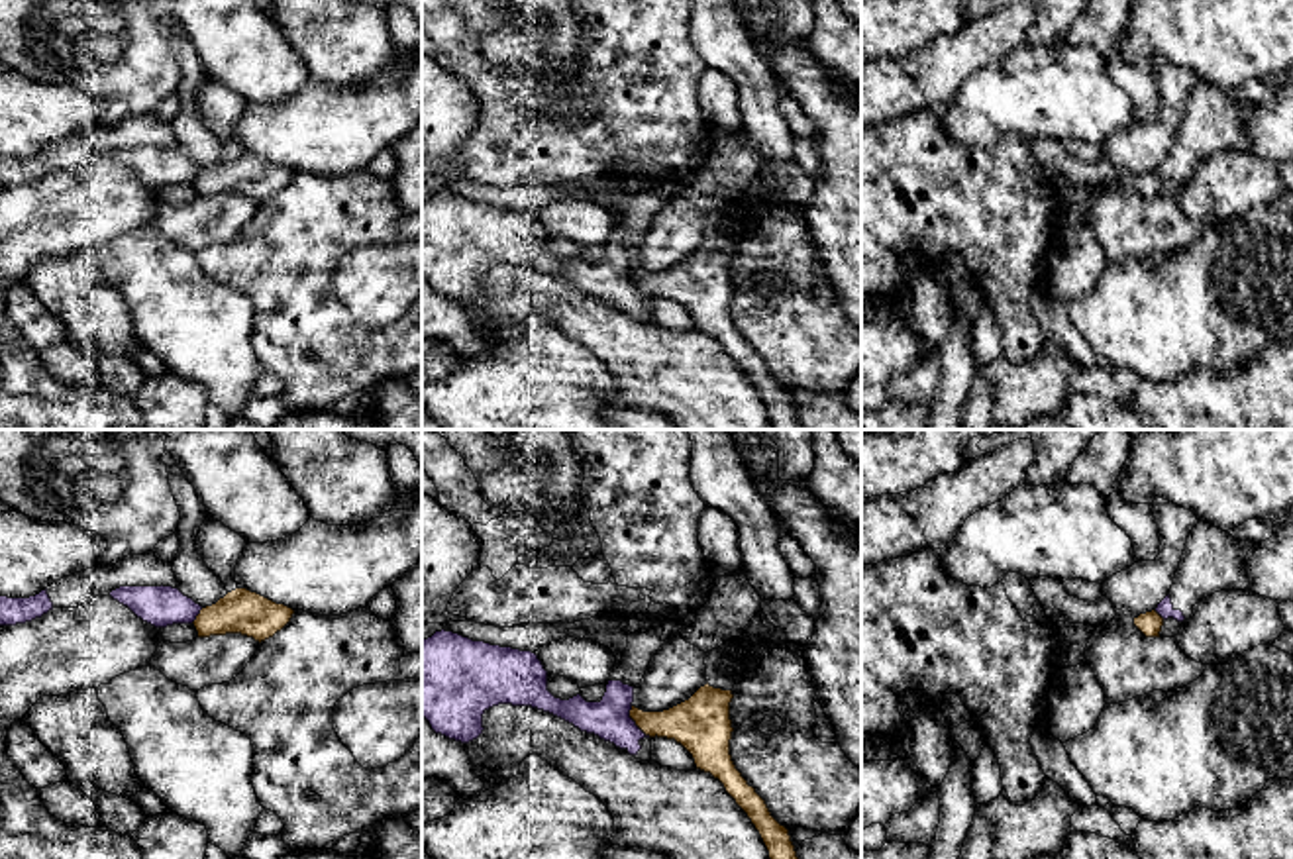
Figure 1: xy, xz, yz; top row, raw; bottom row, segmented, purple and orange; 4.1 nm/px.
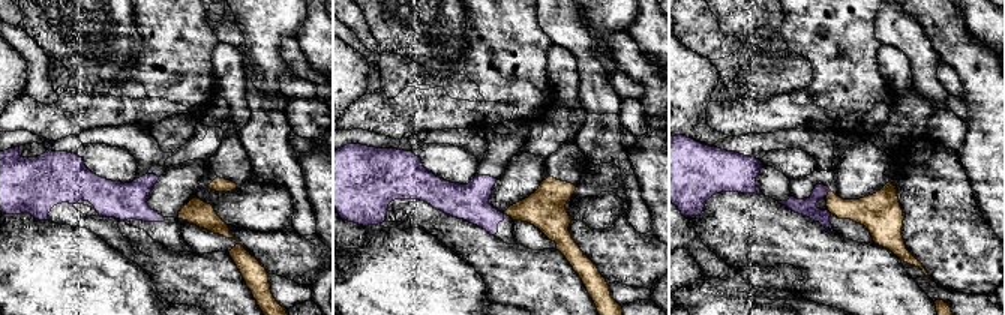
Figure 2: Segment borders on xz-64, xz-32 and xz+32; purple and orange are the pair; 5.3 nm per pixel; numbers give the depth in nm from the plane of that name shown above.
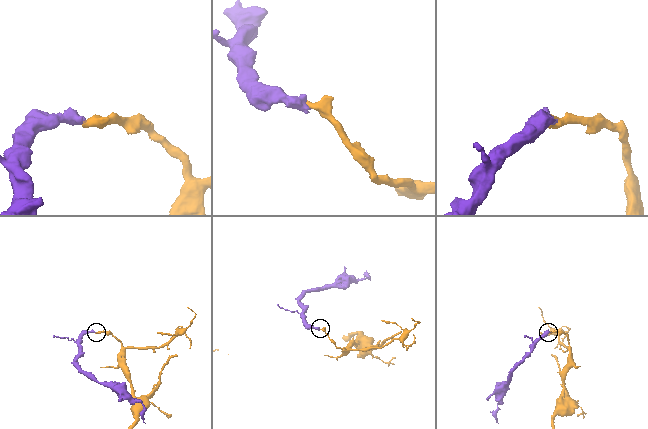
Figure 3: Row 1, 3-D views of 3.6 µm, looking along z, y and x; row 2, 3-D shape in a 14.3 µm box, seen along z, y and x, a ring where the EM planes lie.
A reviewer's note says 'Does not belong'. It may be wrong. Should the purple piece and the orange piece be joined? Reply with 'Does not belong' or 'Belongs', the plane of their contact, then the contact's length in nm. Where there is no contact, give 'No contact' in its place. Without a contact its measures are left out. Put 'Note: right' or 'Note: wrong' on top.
Note: right
Does not belong. Touches purple in xz. Shared border 150 nm

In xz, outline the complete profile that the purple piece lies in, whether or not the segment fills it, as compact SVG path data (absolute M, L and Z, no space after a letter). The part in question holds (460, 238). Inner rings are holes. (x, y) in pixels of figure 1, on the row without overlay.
M436 192L432 198L422 202L422 278L426 278L436 294L449 300L469 304L483 294L483 275L498 265L532 267L549 273L581 292L595 294L604 302L614 304L626 314L642 322L651 322L651 298L646 296L636 282L630 278L634 263L634 247L622 241L608 241L606 253L600 263L587 263L581 255L561 261L547 251L547 231L532 212L520 212L512 208L491 206L485 202L473 202L453 192Z

